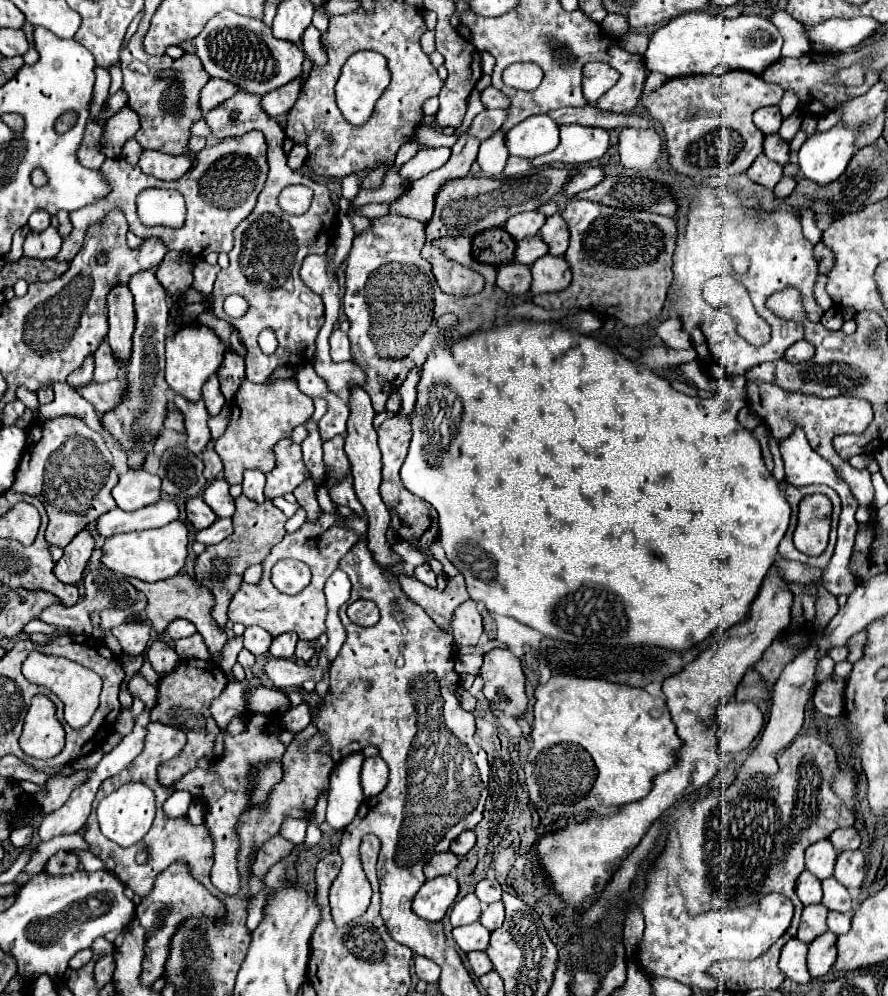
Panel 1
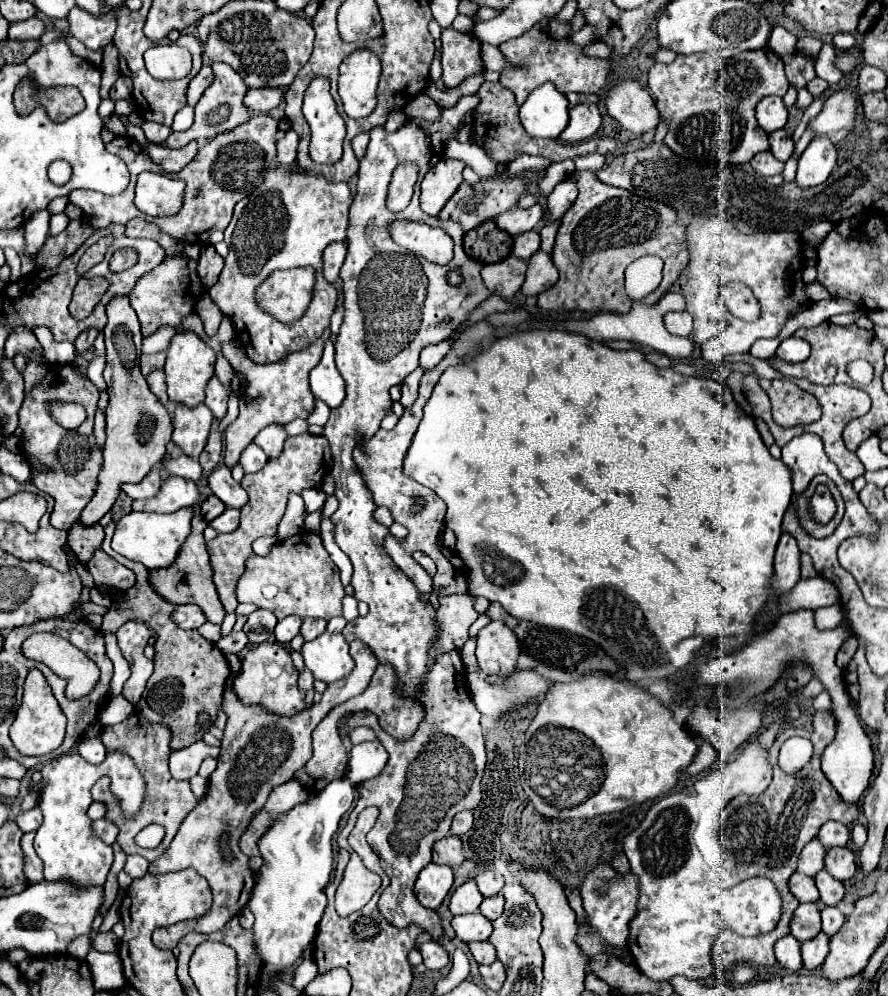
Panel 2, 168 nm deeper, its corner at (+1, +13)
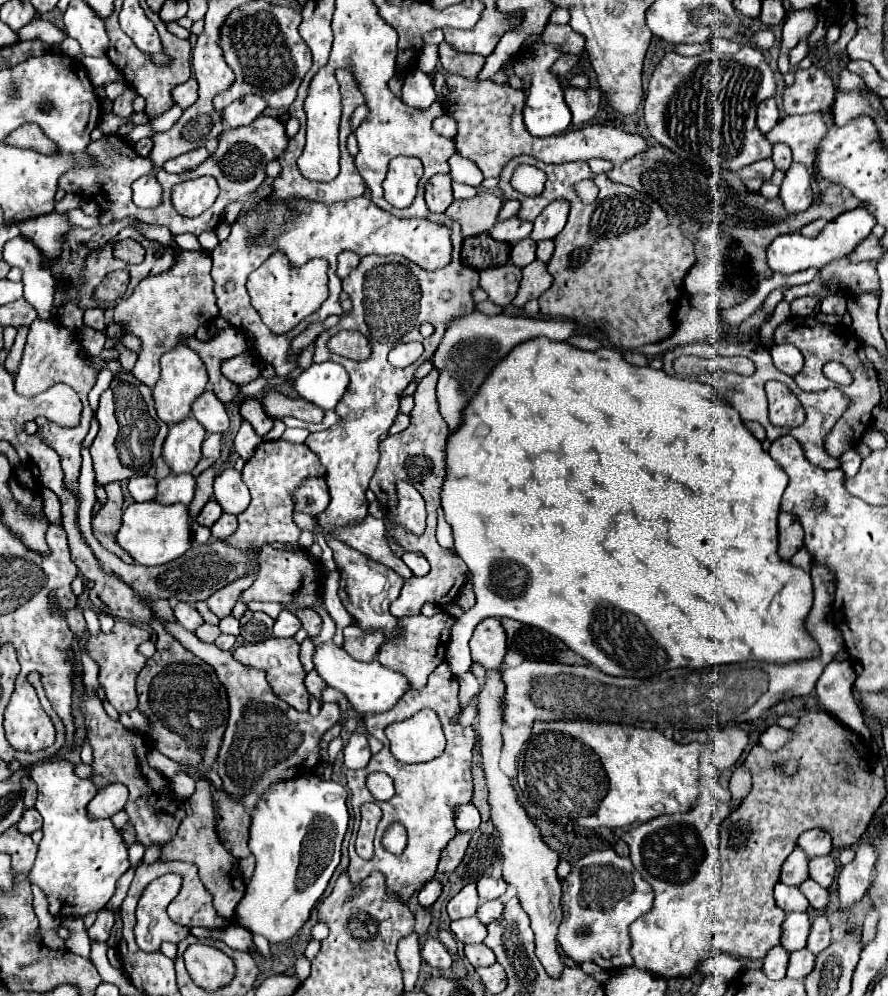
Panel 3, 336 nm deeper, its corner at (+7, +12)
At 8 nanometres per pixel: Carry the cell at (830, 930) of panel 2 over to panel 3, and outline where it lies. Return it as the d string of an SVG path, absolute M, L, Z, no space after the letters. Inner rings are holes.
M819 915L813 925L811 925L811 933L809 933L809 941L807 941L807 947L819 955L825 947L831 945L831 923L825 915Z

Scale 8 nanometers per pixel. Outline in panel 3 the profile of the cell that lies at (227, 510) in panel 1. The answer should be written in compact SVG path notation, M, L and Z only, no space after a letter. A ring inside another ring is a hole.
M225 469L215 477L215 499L225 513L233 515L239 515L249 505L249 489L245 489L239 471Z

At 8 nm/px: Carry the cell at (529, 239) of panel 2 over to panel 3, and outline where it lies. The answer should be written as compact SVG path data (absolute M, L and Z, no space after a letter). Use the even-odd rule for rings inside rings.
M525 237L521 241L517 241L511 249L511 263L517 267L525 267L535 259L535 241Z

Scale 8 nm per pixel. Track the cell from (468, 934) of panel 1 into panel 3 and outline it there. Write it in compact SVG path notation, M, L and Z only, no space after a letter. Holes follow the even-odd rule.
M473 915L469 919L457 919L451 921L451 931L461 943L483 943L487 937L487 927Z

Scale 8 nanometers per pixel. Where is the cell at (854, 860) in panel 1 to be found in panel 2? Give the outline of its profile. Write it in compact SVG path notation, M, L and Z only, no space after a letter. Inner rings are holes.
M841 846L841 848L831 848L825 854L825 870L835 878L835 880L849 880L855 870L857 870L857 862L855 862L855 854Z

